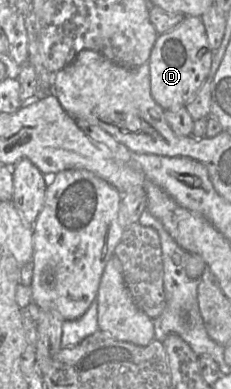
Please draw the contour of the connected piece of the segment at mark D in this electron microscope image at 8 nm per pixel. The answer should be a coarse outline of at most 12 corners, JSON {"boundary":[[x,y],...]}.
{"boundary":[[200,16],[159,35],[148,61],[153,99],[185,107],[213,52]]}

